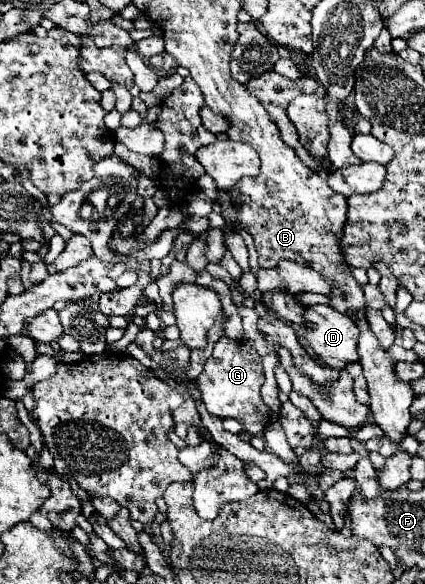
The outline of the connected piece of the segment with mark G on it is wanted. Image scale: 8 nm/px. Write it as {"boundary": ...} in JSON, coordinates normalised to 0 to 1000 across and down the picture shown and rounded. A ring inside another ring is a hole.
{"boundary":[[[518,577],[504,591],[499,608],[480,622],[480,635],[456,652],[475,673],[485,700],[508,714],[546,714],[569,724],[574,738],[588,745],[612,745],[631,728],[631,697],[616,687],[612,663],[621,656],[616,615],[607,601],[584,584],[551,584]]]}

